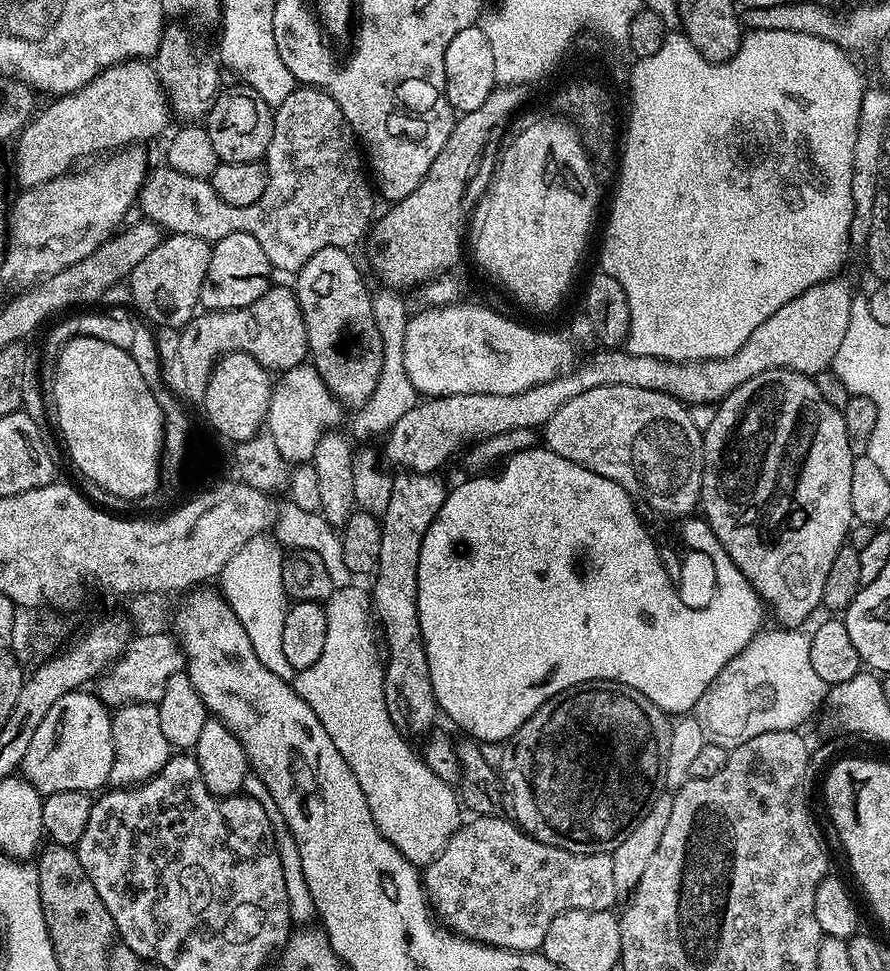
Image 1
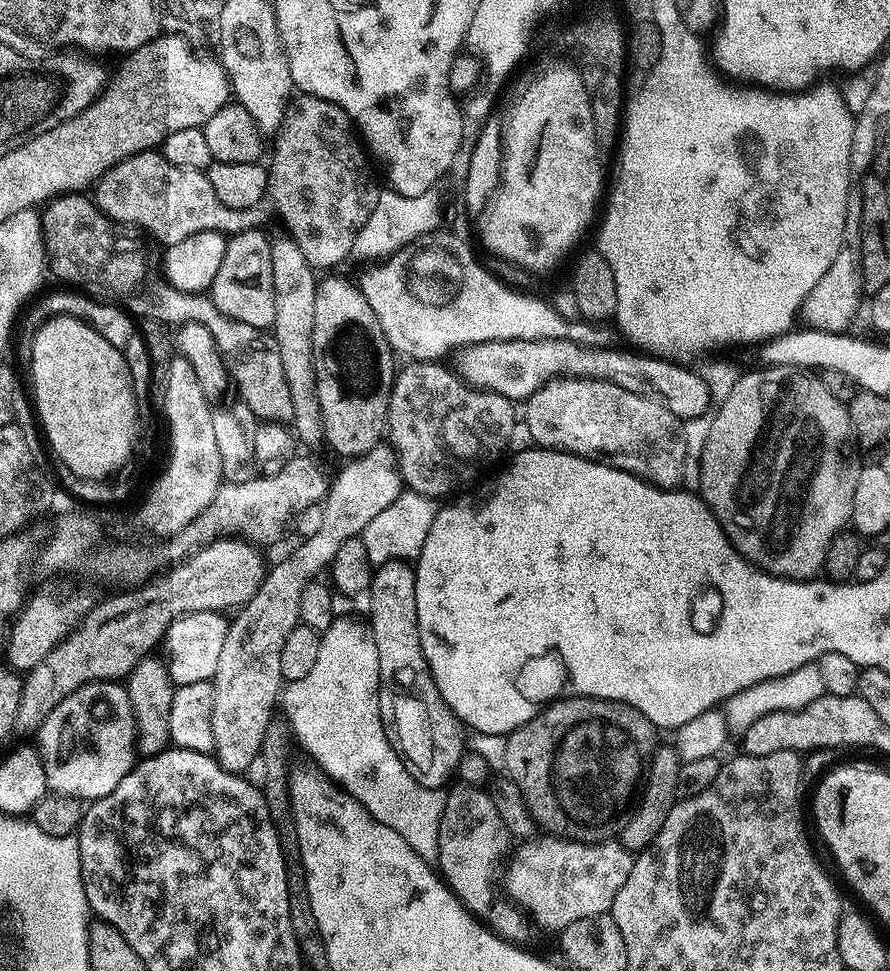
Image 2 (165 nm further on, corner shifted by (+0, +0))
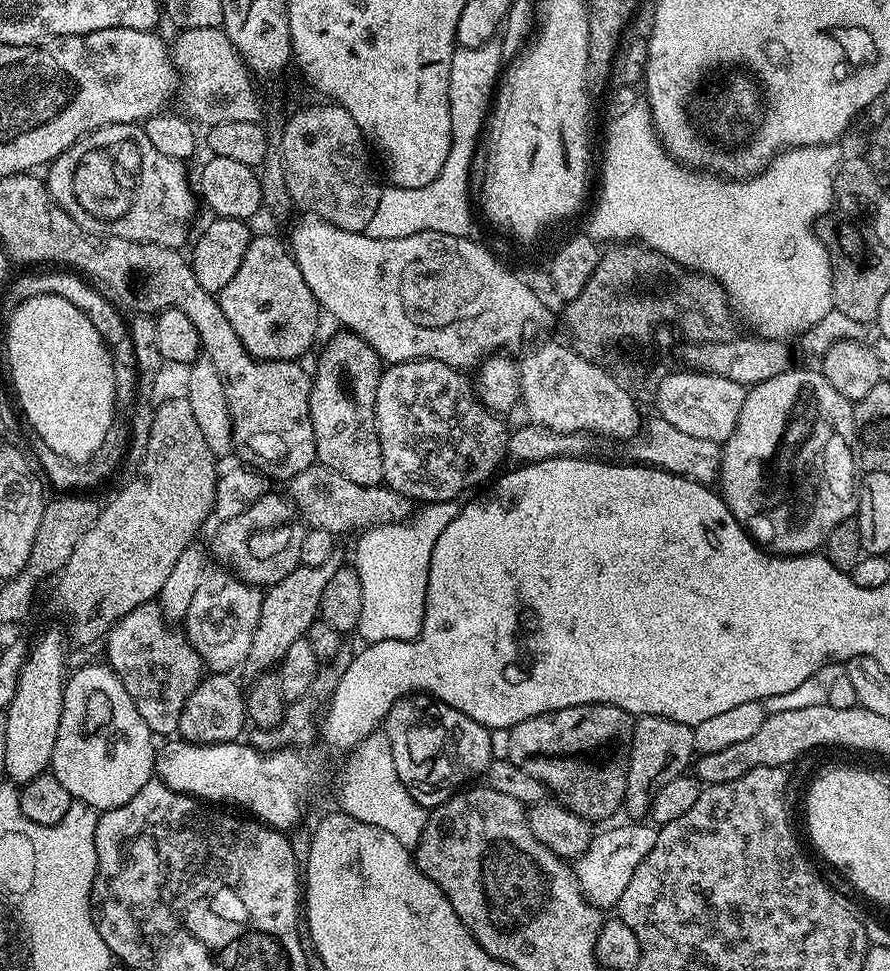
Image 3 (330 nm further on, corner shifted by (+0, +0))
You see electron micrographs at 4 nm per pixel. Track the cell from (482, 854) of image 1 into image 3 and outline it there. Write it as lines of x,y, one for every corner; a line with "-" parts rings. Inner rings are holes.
627,822
621,828
608,828
605,832
597,831
592,837
590,846
575,861
576,880
588,903
601,910
615,909
622,898
622,890
630,886
634,870
654,850
657,829
648,822

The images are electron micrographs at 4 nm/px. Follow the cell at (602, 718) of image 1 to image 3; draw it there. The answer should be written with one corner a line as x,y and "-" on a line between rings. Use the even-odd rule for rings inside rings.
579,704
515,724
507,733
507,759
538,778
565,808
583,820
608,820
624,807
628,750
634,717
613,704

